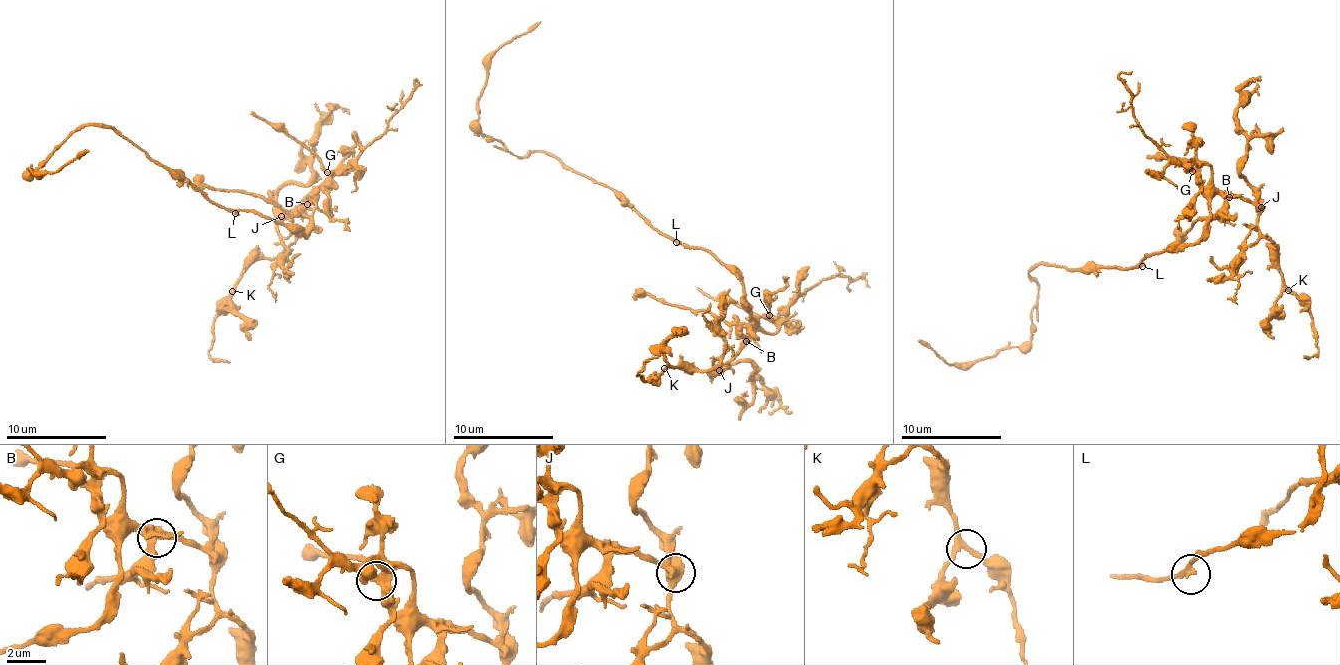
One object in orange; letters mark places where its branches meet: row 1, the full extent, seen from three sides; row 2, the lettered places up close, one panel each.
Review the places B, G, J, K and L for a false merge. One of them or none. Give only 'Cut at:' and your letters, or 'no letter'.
Cut at: no letter

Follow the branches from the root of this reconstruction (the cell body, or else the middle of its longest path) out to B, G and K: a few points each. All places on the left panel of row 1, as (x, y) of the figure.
B: (237, 210), (252, 209), (263, 213), (305, 237), (313, 212), (308, 206), (309, 197), (307, 204)
G: (237, 210), (252, 209), (263, 213), (305, 237), (316, 205), (316, 195), (327, 172)
K: (237, 210), (305, 237), (313, 212), (306, 197), (276, 224), (284, 248), (256, 259), (232, 291)

